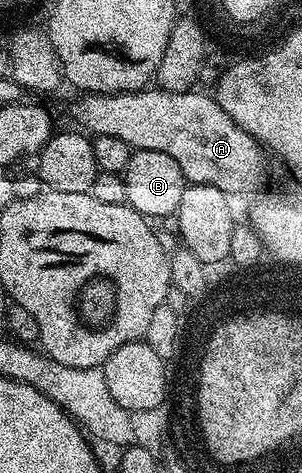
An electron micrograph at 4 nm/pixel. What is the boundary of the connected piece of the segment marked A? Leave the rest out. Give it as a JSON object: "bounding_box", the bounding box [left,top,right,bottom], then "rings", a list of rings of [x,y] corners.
{"bounding_box":[72,86,265,198],"rings":[[[152,86],[139,92],[84,94],[73,102],[72,116],[92,136],[114,134],[133,150],[162,150],[178,162],[188,184],[218,186],[229,198],[262,187],[265,149],[222,110],[215,95],[200,91],[204,90],[171,92]]]}

